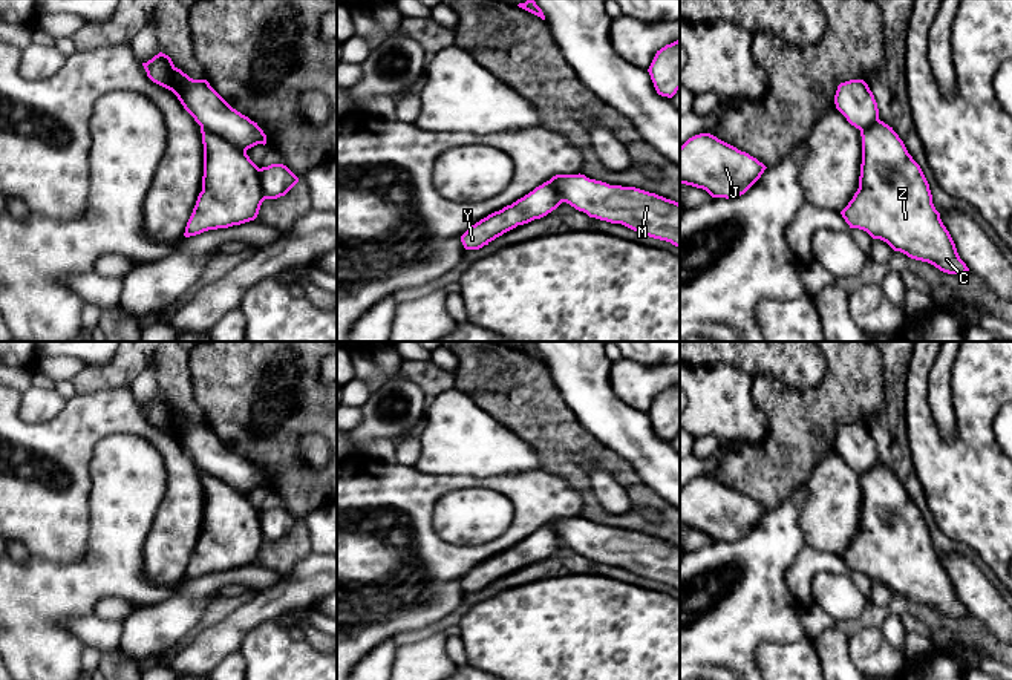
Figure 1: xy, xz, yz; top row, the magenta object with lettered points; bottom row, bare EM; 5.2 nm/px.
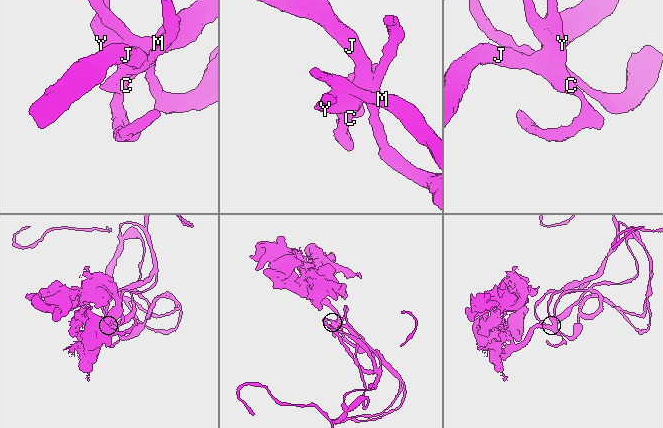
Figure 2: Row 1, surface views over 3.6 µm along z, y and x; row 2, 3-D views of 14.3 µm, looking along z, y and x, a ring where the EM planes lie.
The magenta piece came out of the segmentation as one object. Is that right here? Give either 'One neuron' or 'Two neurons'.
One neuron

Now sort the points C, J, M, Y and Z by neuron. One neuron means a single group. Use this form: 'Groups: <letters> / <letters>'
Groups: C J M Y Z

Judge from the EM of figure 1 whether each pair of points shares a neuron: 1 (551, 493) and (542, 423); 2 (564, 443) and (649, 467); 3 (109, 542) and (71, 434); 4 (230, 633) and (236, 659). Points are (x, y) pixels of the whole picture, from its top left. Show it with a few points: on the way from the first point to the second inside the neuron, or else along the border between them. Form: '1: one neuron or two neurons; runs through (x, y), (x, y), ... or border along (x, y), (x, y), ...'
1: two neurons; border along (541, 469), (562, 477), (579, 492)
2: two neurons; border along (597, 440), (619, 454), (636, 475), (651, 487)
3: two neurons; border along (94, 452), (89, 461), (89, 524)
4: two neurons; border along (239, 650), (227, 654), (218, 663)

